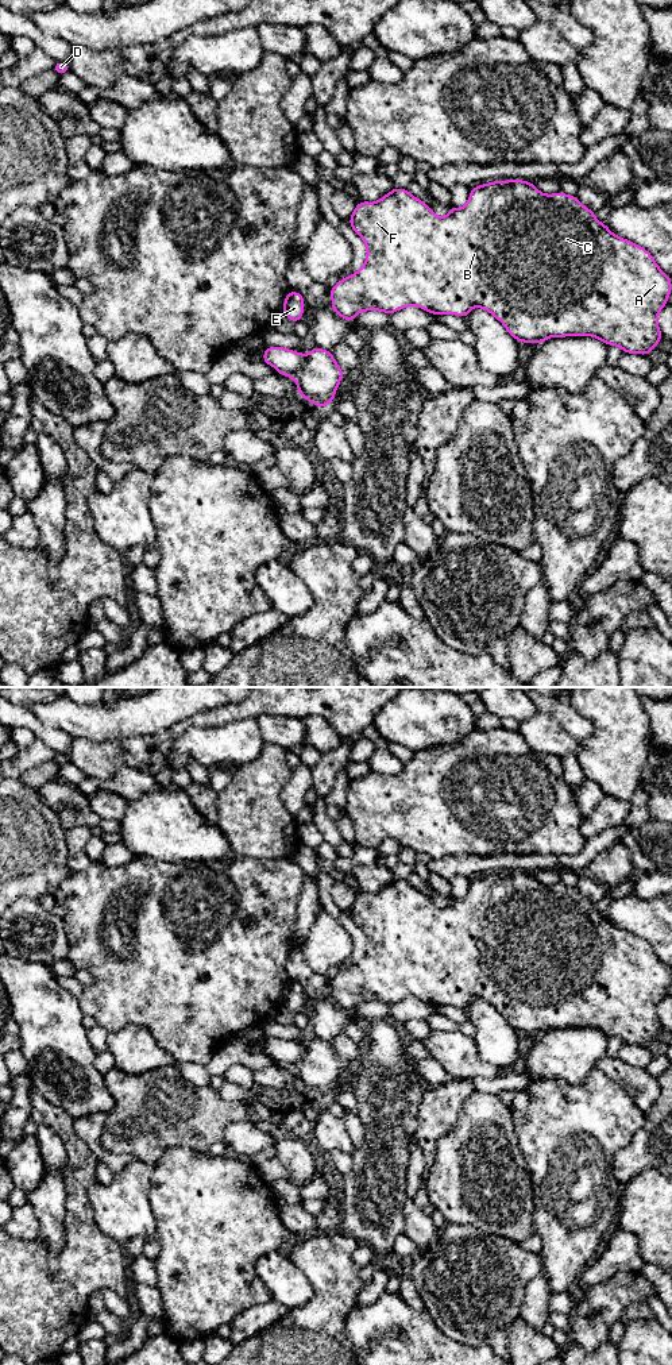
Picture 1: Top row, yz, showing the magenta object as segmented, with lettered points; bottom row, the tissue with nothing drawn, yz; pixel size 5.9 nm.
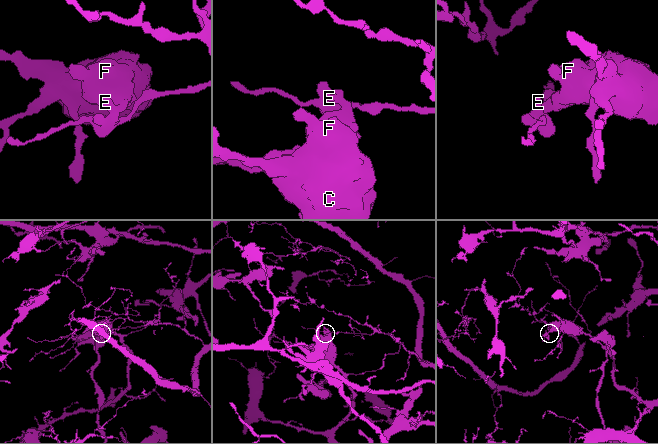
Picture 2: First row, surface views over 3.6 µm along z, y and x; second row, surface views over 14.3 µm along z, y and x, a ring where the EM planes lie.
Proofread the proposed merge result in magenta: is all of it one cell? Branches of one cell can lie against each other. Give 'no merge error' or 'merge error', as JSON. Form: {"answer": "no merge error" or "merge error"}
{"answer": "merge error"}

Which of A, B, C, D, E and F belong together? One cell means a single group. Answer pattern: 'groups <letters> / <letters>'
groups A B C E F / D

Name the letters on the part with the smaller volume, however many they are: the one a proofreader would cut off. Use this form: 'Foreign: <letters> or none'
Foreign: D

